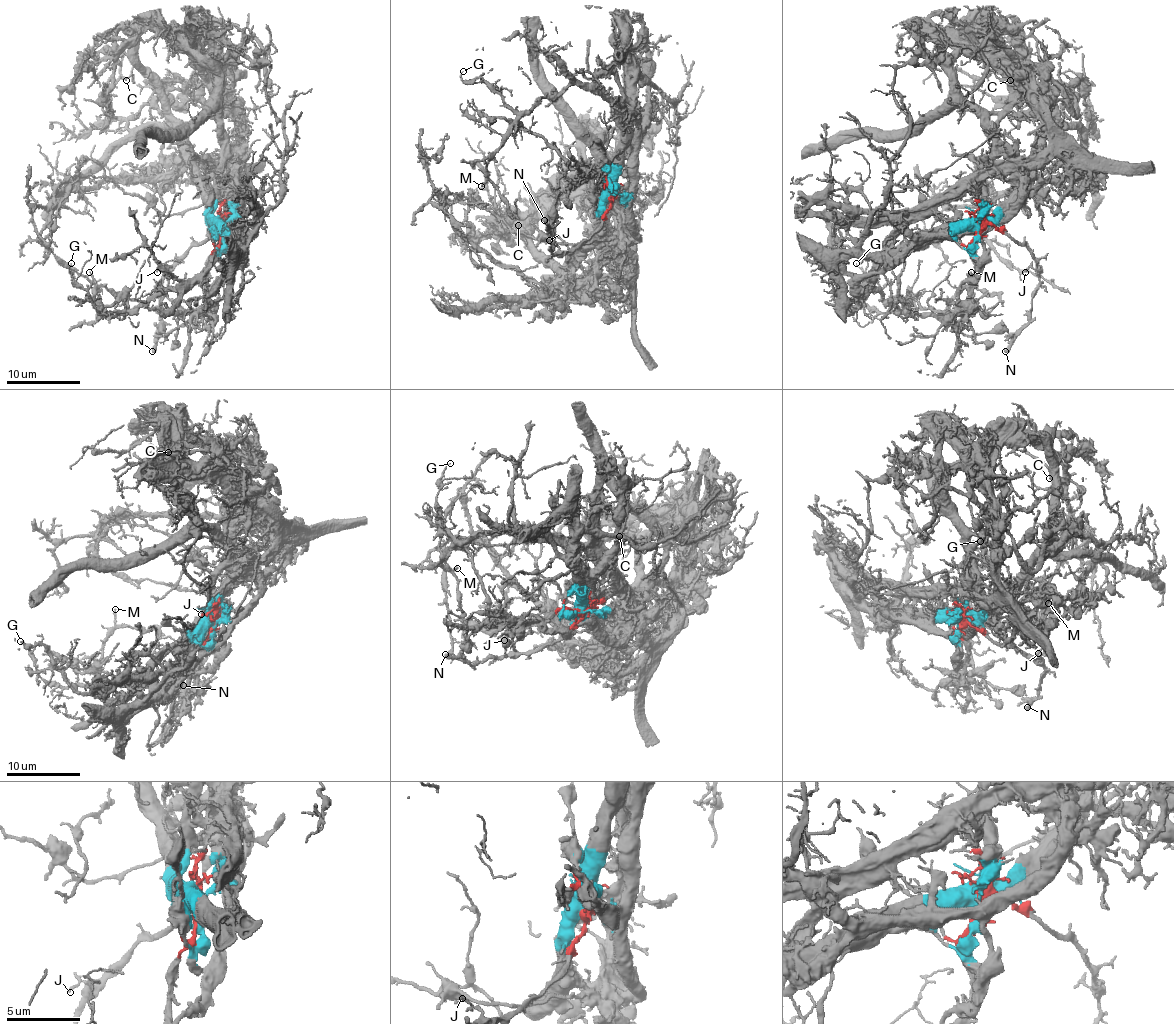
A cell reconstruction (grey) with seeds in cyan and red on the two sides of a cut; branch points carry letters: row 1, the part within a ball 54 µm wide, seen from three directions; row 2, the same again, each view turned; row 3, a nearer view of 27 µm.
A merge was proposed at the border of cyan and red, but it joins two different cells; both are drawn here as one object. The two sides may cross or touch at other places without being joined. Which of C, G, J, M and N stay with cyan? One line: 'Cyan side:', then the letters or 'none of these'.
Cyan side: C

